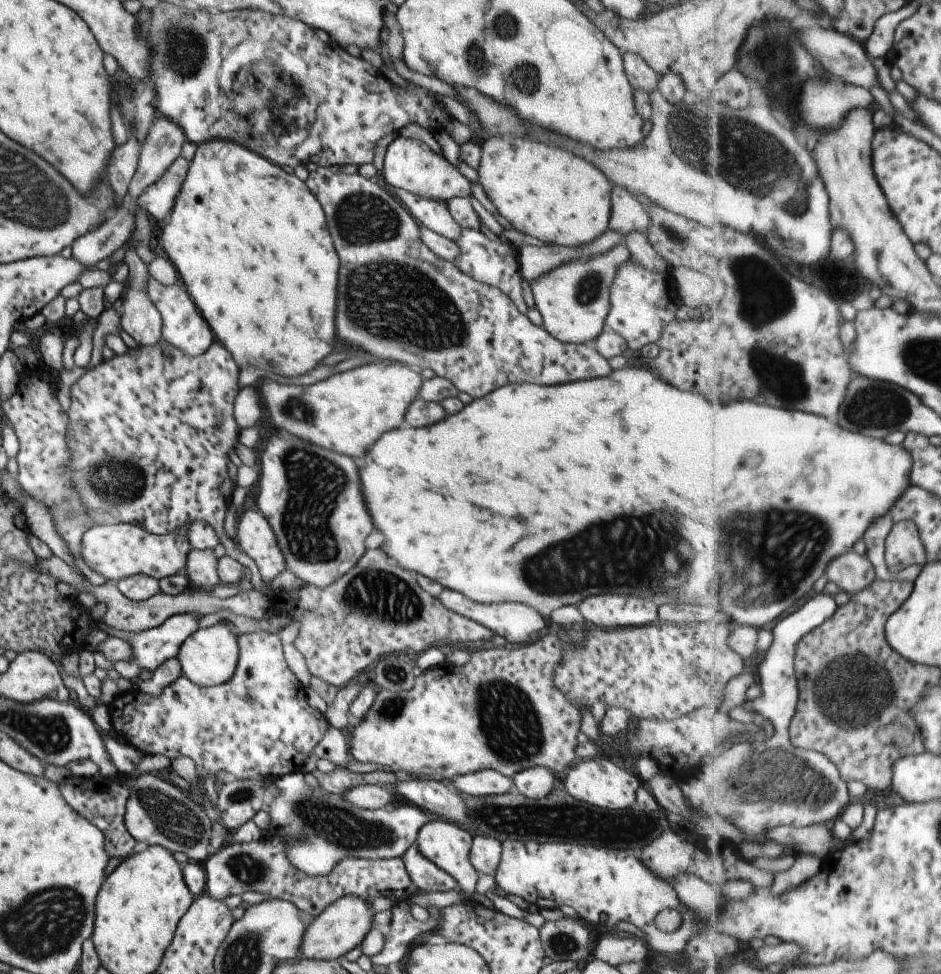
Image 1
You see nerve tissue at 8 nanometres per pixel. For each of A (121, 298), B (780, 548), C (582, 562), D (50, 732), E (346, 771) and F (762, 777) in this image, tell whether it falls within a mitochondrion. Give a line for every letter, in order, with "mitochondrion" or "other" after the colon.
A: other
B: mitochondrion
C: mitochondrion
D: mitochondrion
E: other
F: mitochondrion

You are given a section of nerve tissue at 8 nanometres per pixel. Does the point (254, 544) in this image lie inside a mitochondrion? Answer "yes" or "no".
no

